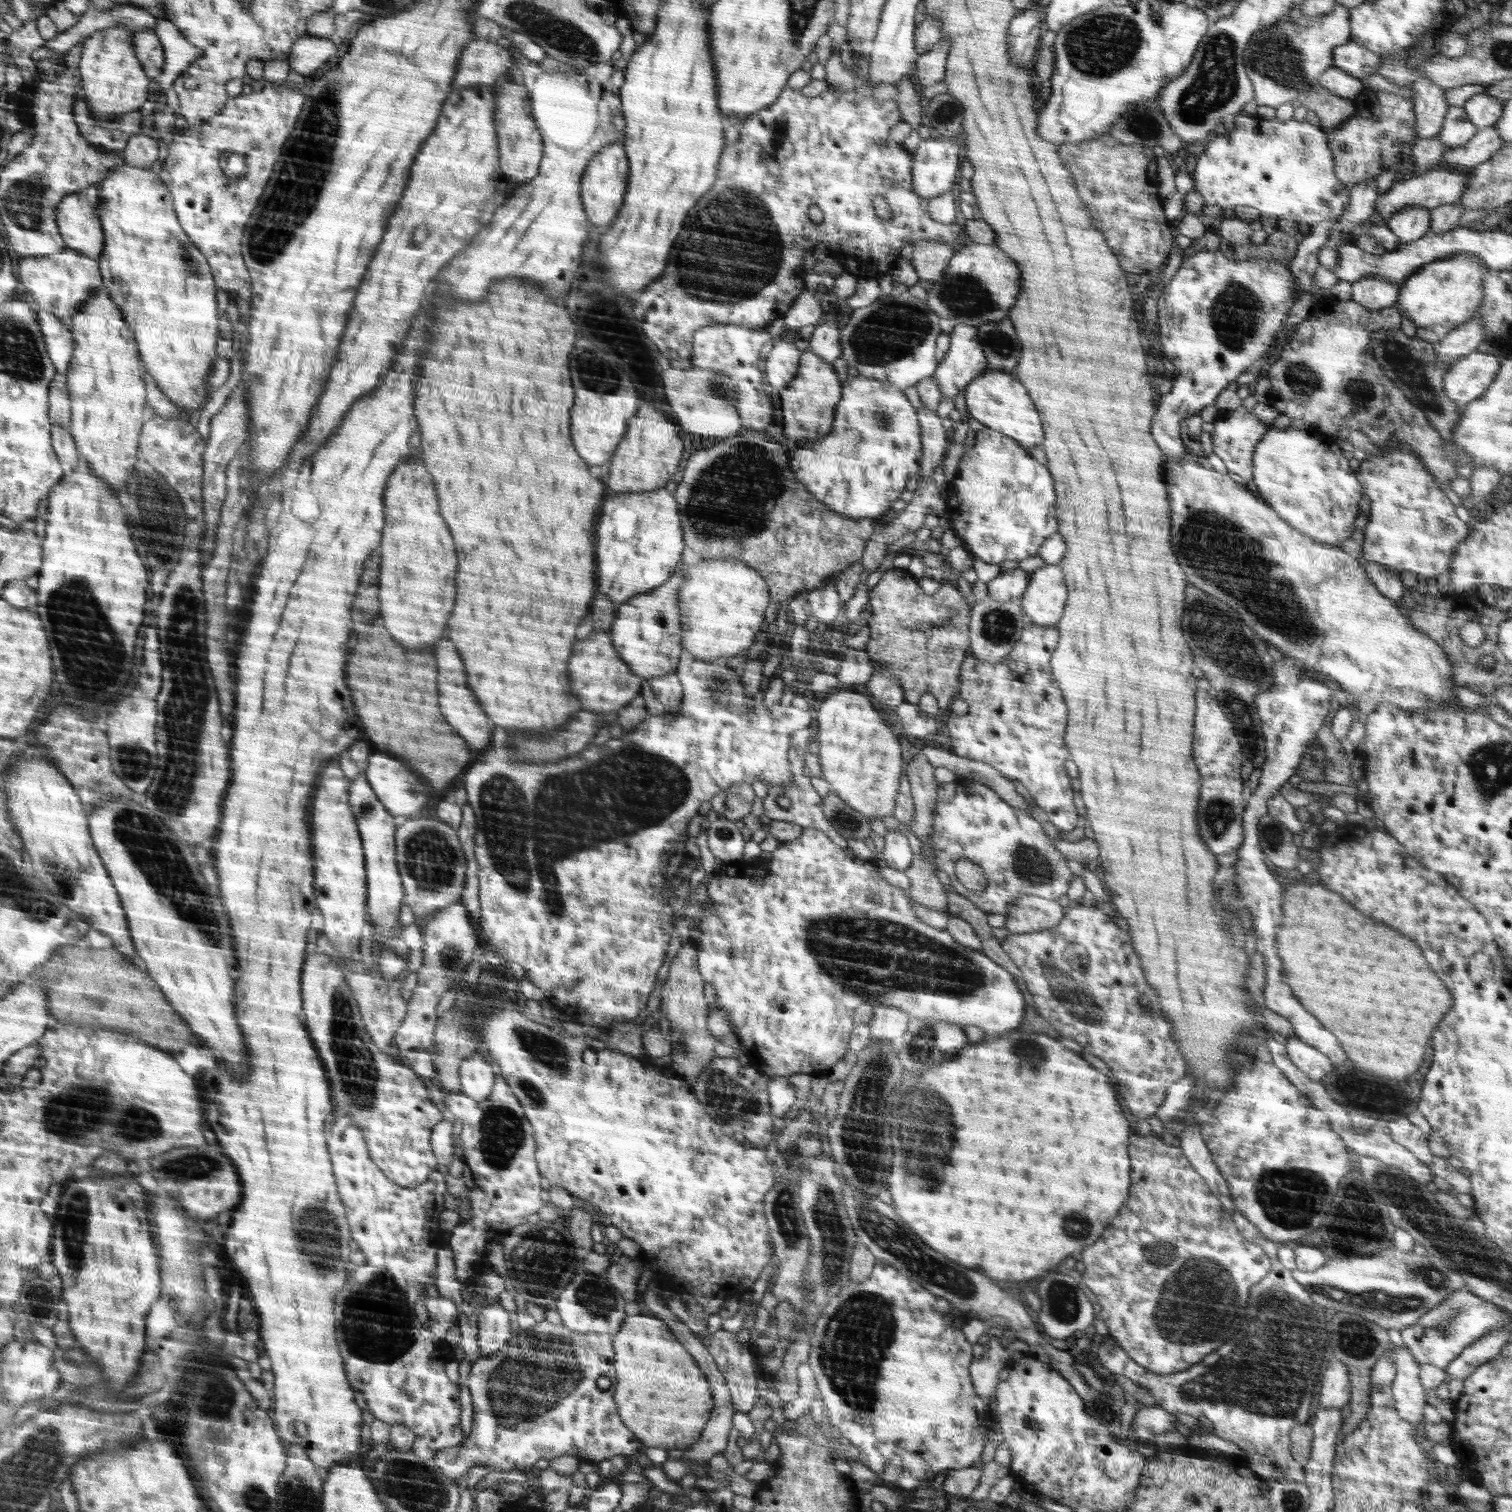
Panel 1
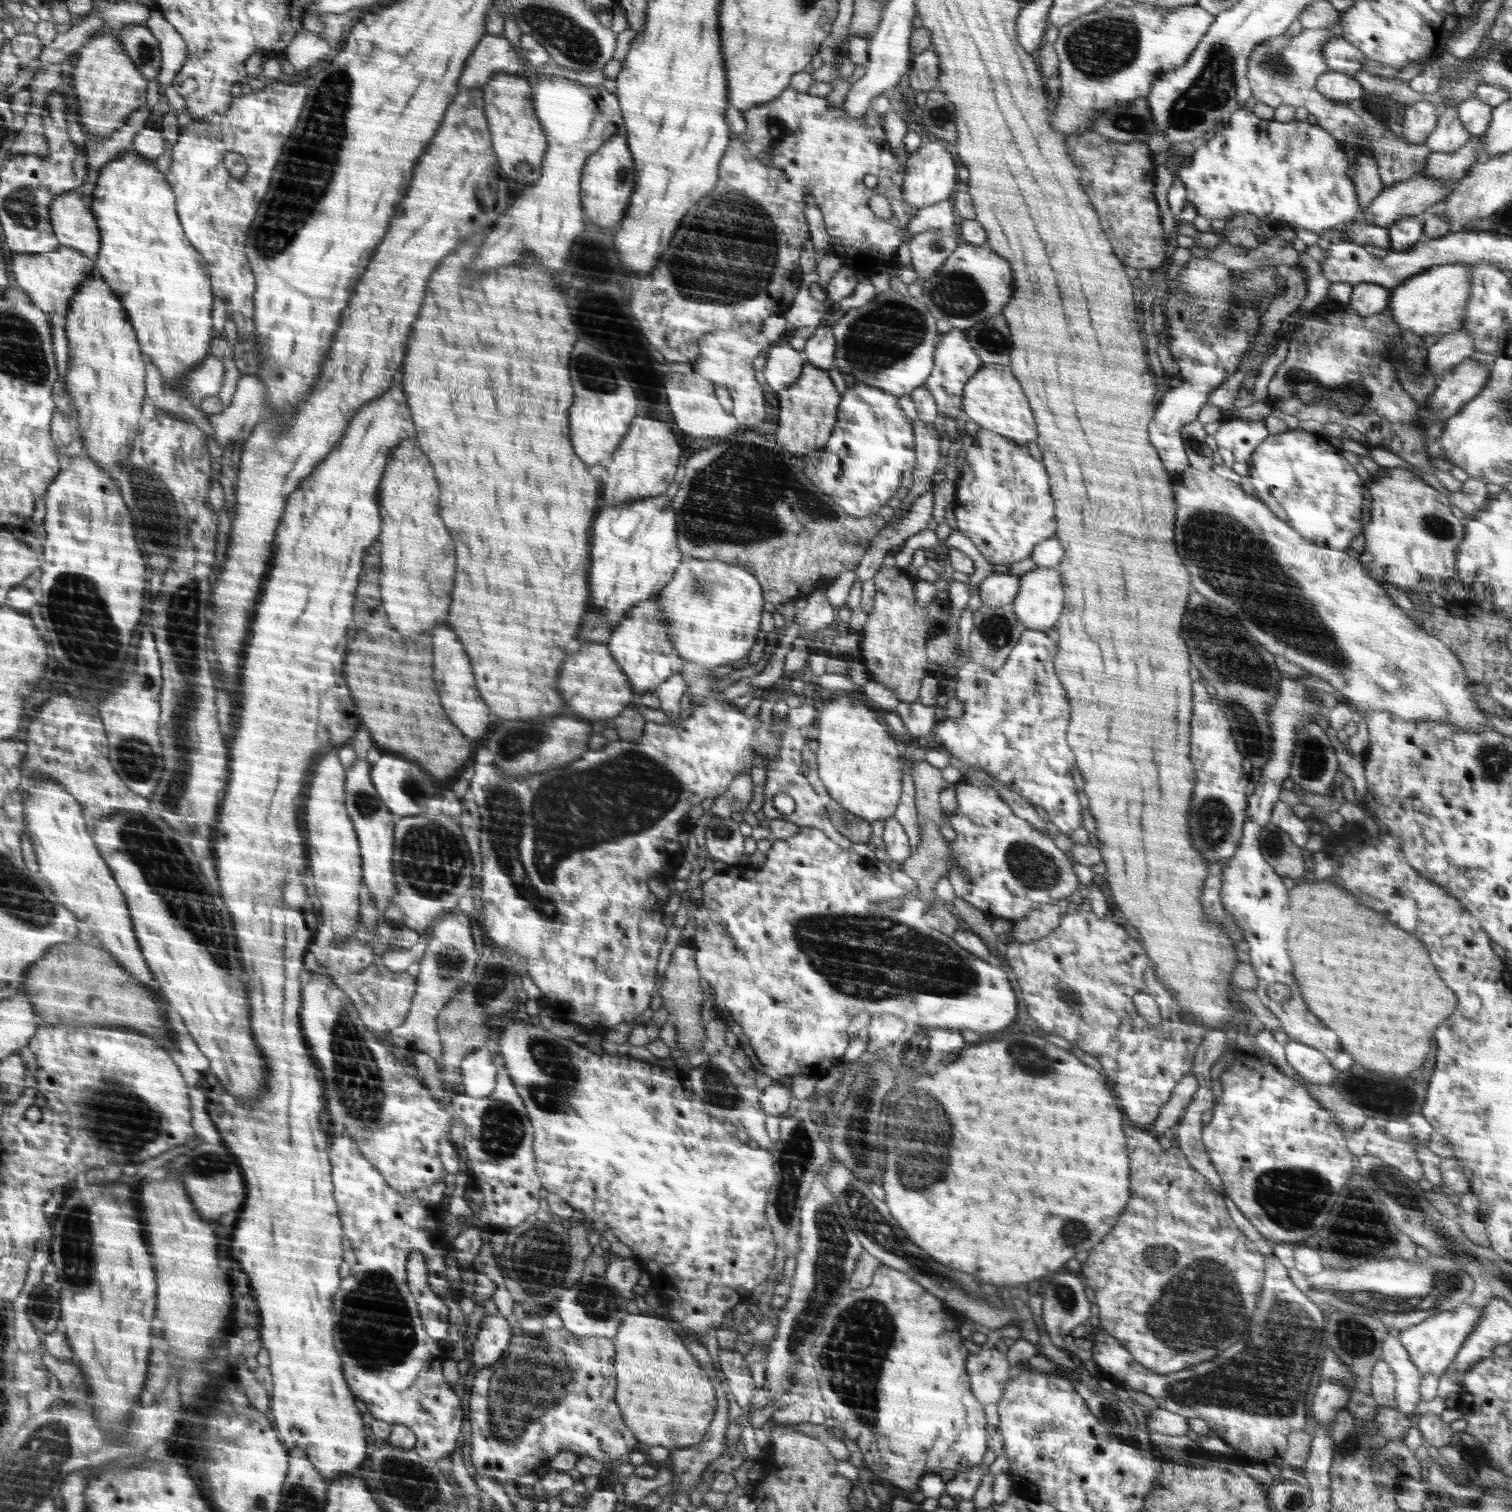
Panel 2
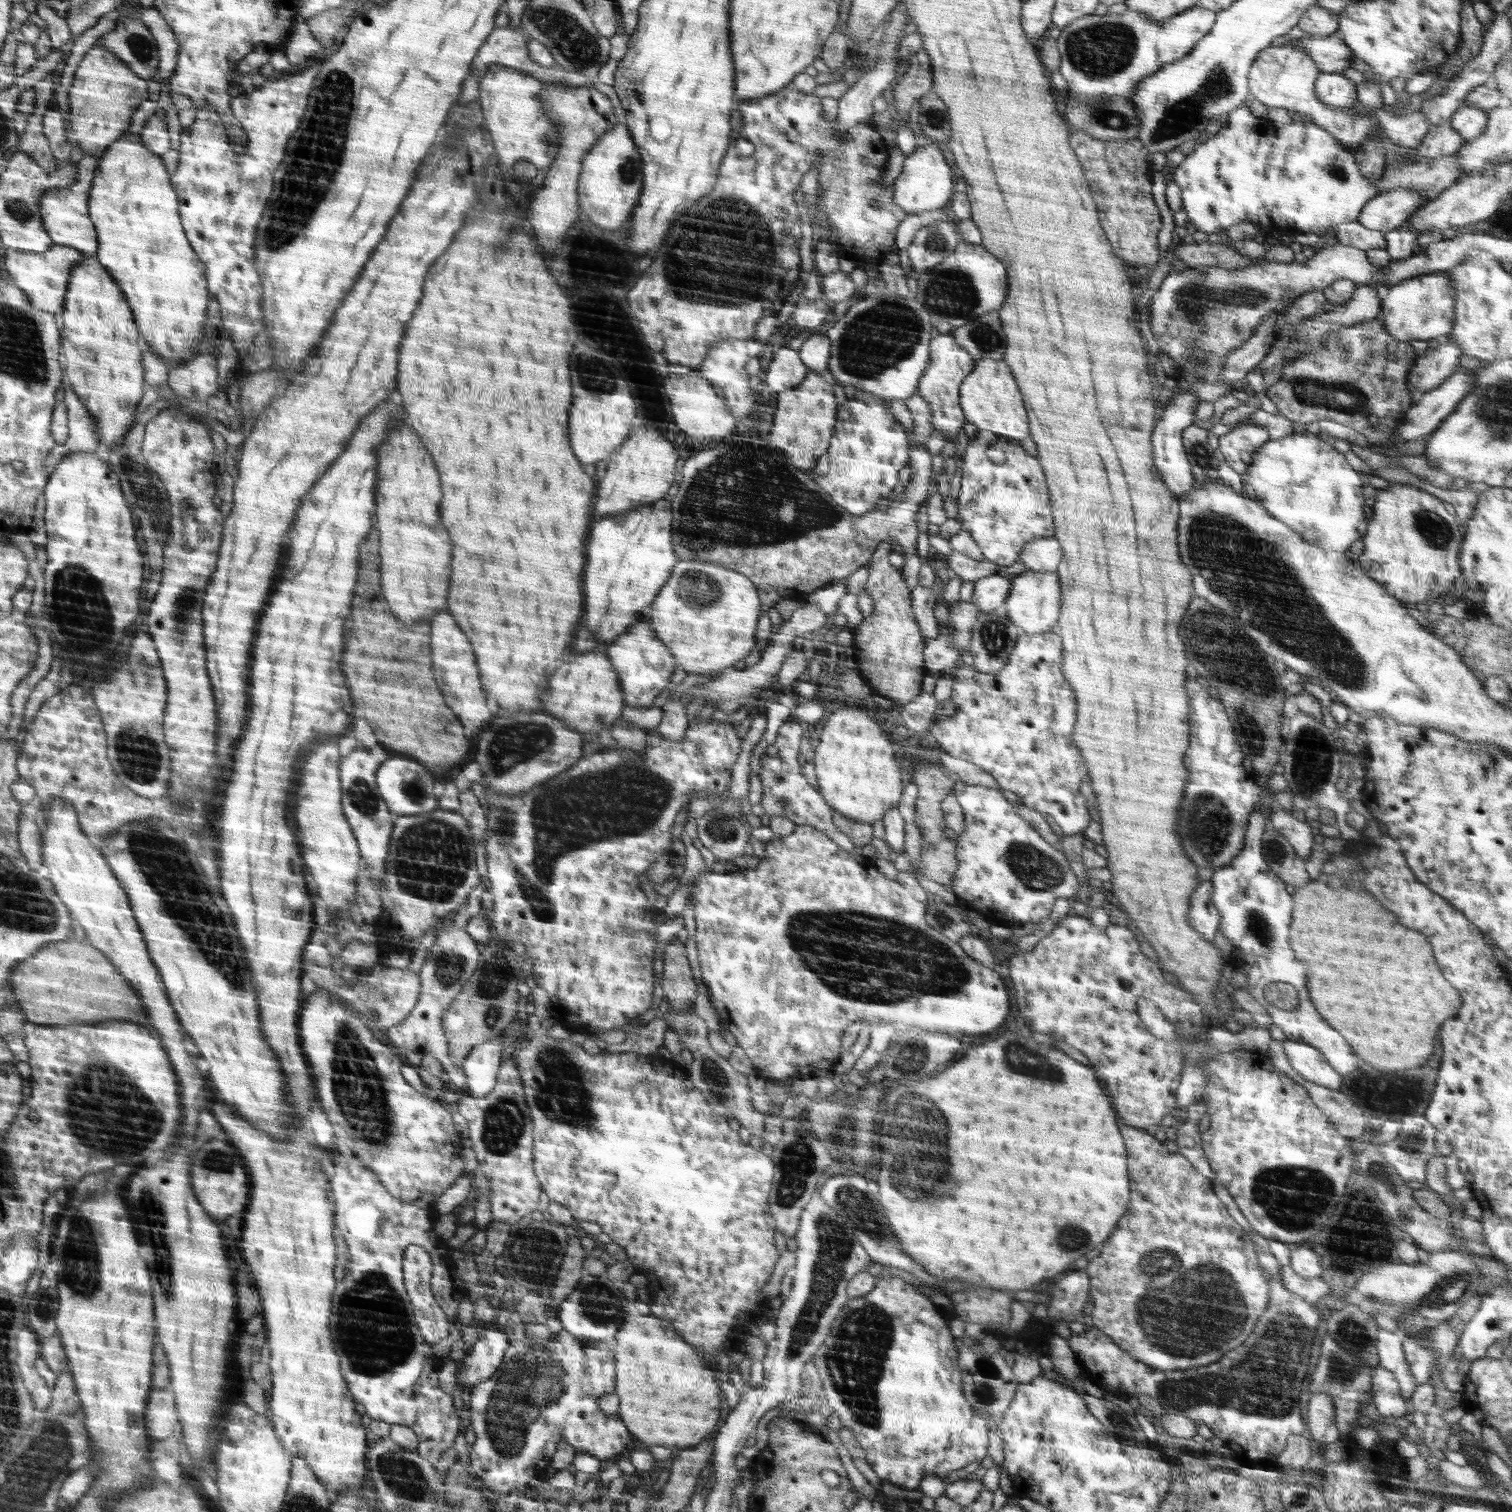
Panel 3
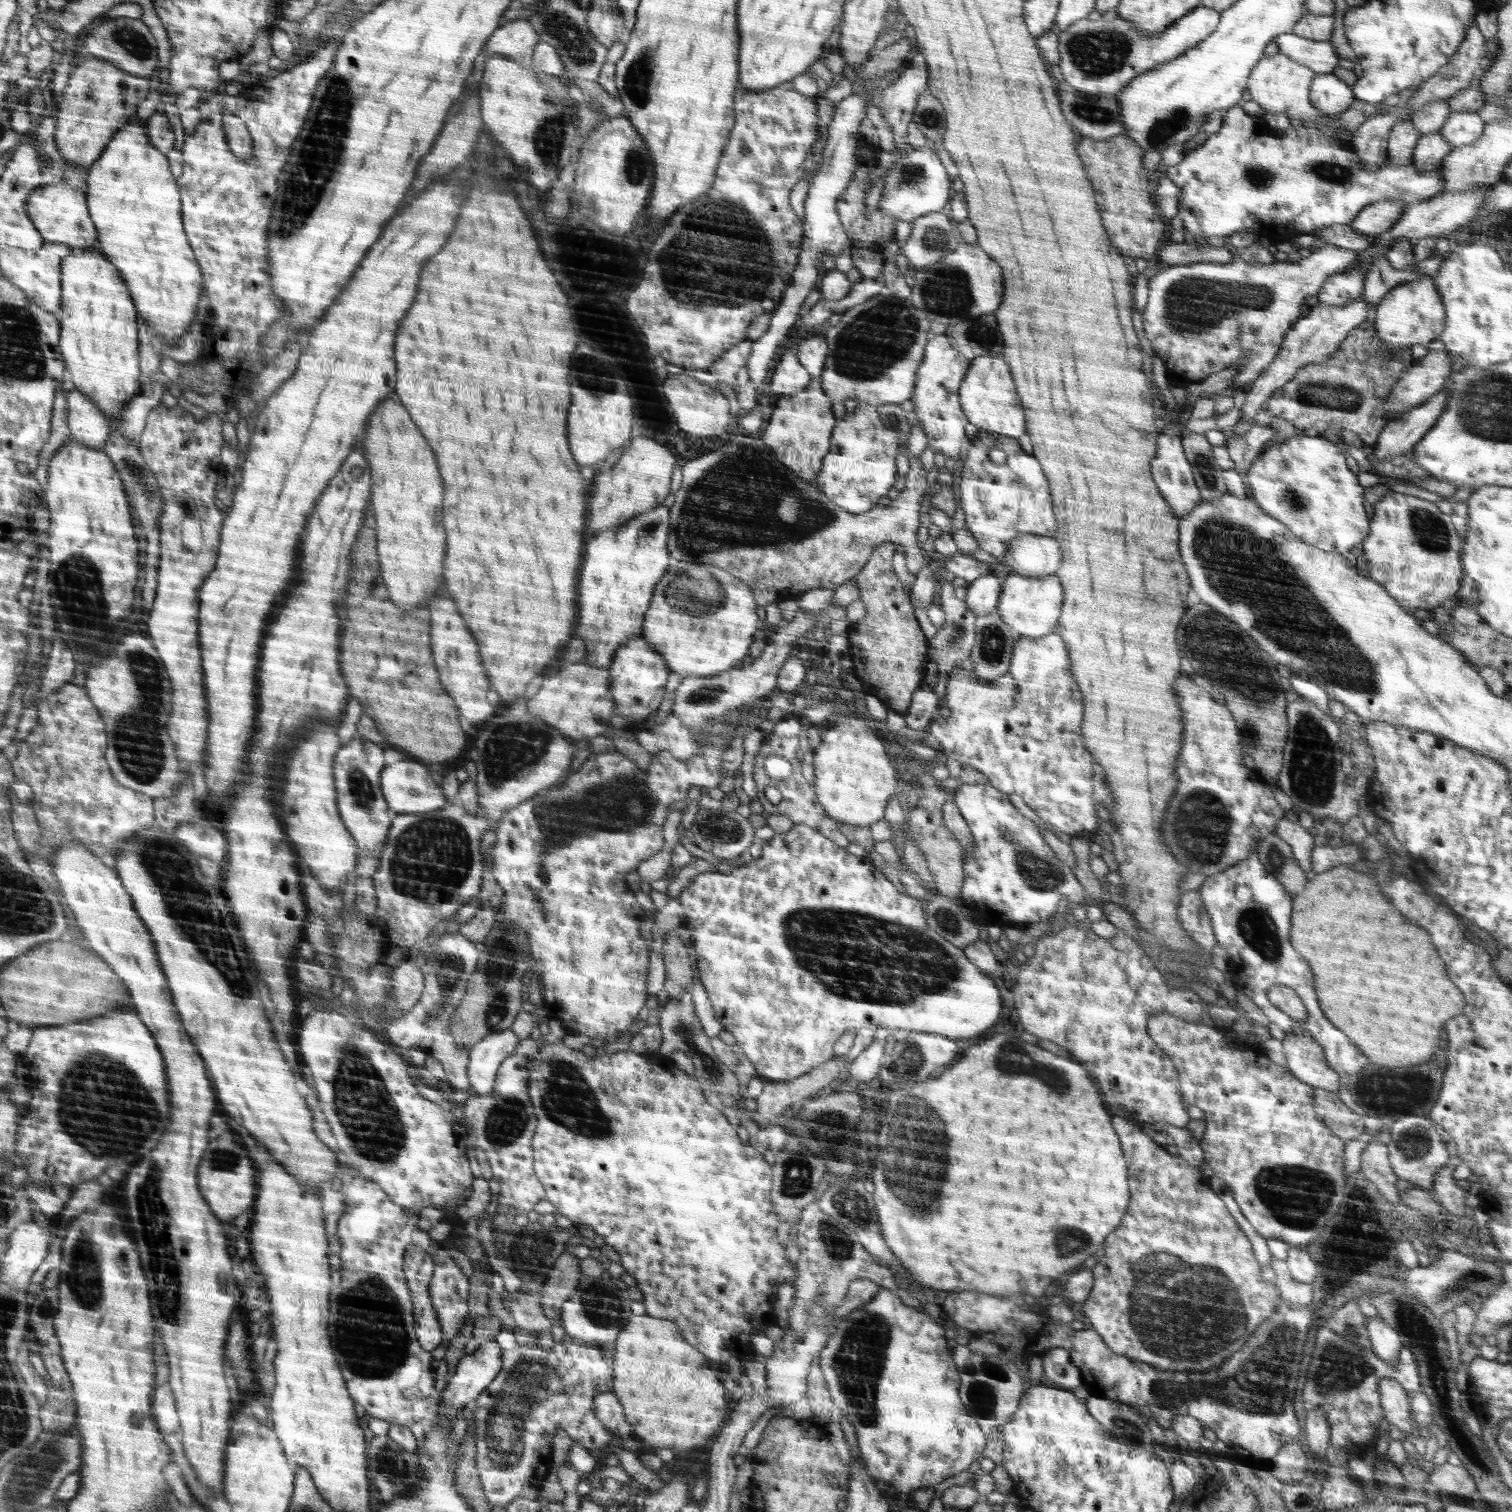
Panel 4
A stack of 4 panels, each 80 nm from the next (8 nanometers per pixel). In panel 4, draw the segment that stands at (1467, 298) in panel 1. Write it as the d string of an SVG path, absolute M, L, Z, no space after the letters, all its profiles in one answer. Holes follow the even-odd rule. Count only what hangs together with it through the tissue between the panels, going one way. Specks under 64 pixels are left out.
M1424 276L1394 287L1375 307L1373 319L1378 339L1392 351L1437 340L1446 328L1446 309L1440 300L1434 277Z

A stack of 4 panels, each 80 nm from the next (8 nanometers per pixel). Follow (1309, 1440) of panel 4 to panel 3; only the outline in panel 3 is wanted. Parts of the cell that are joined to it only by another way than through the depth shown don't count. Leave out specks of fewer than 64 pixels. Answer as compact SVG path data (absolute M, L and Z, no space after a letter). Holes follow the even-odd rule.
M1327 1392L1311 1395L1308 1404L1308 1430L1315 1440L1315 1445L1326 1445L1339 1440L1335 1419L1336 1413L1331 1396Z

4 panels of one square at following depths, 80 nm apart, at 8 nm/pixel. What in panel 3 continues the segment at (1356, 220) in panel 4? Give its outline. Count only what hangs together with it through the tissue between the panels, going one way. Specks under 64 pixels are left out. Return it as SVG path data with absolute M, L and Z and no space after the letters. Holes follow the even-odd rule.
M1393 188L1369 200L1356 220L1370 230L1379 230L1380 232L1387 233L1408 222L1411 214L1429 200L1430 198L1418 194L1418 192L1411 190L1411 188Z

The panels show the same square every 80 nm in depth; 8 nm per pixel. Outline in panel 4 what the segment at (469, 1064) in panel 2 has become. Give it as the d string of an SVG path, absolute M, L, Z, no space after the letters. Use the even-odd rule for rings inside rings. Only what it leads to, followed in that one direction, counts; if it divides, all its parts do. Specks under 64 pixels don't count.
M511 1030L489 1034L476 1046L470 1048L470 1088L478 1094L490 1094L496 1084L498 1066L508 1058L519 1044L519 1039Z

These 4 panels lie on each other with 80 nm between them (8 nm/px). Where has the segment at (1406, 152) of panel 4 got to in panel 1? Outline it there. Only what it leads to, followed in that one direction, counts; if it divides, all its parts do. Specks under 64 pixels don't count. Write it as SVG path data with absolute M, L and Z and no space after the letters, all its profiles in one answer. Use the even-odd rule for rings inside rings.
M1426 77L1414 81L1411 88L1416 93L1413 97L1413 113L1416 117L1417 138L1437 136L1444 126L1450 108L1444 99L1446 88L1438 86Z

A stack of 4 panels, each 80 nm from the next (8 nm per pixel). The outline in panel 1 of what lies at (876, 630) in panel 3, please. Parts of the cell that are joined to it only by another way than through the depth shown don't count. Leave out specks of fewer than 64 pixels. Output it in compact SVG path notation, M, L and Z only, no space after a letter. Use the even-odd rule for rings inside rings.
M894 567L880 575L878 584L869 592L870 617L867 620L870 638L865 651L874 671L893 674L905 691L905 701L918 705L924 692L931 692L944 710L950 711L961 684L961 666L969 650L971 606L955 584L945 581L938 592L928 594L916 584L905 567Z

